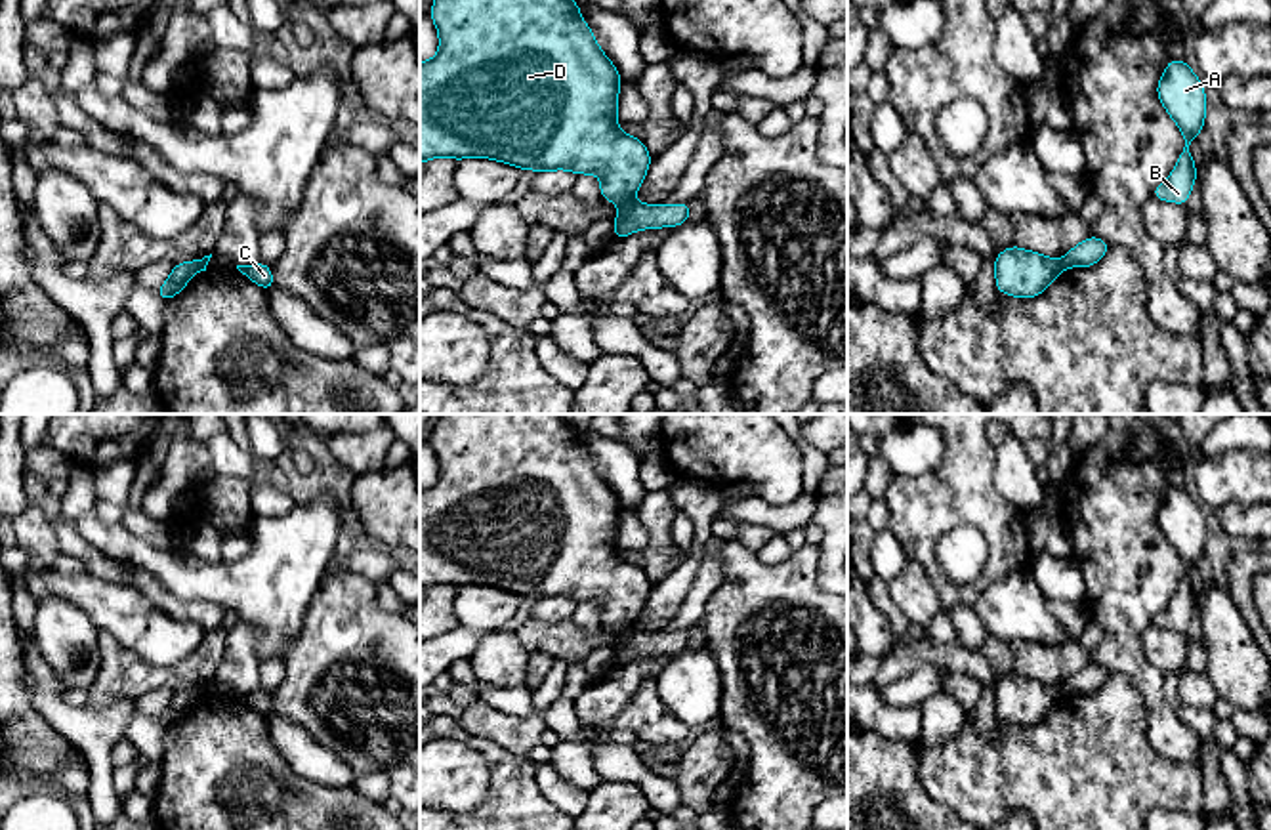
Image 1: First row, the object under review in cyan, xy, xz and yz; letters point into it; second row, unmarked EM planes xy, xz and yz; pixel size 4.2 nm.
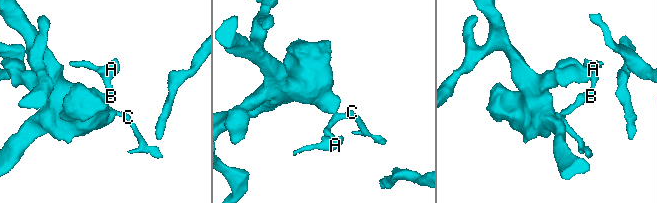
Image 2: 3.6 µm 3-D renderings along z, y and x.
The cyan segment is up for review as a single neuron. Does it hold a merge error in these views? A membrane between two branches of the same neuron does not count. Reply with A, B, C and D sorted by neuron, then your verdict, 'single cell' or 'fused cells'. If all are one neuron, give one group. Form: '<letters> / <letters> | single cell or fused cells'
A B C / D | fused cells

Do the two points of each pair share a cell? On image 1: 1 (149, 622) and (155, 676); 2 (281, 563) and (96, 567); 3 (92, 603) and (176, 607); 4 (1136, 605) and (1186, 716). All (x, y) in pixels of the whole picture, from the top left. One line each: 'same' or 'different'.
1: different
2: different
3: different
4: different

